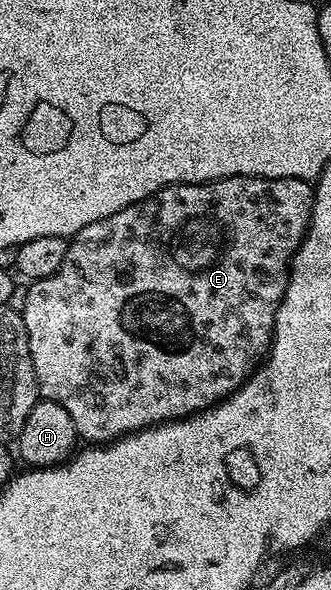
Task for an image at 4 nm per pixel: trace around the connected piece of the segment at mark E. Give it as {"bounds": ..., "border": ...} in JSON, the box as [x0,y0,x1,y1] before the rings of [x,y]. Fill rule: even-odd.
{"bounds":[22,177,314,443],"border":[[[225,177],[219,181],[203,181],[201,185],[170,185],[166,189],[156,191],[148,199],[132,203],[123,209],[117,209],[112,215],[108,215],[104,219],[96,219],[92,223],[83,225],[79,233],[74,234],[72,240],[66,246],[66,258],[60,267],[60,271],[56,271],[56,275],[45,277],[39,281],[33,282],[27,291],[27,303],[22,310],[22,322],[26,328],[28,335],[28,347],[32,355],[32,367],[34,374],[38,380],[39,394],[45,400],[52,403],[60,403],[60,407],[64,407],[64,411],[68,411],[68,415],[74,424],[75,434],[79,438],[82,437],[86,443],[109,443],[117,437],[124,437],[128,433],[135,433],[141,429],[146,429],[149,425],[160,425],[164,421],[177,421],[179,417],[192,417],[202,410],[217,405],[220,401],[225,401],[231,393],[237,391],[243,383],[245,383],[250,374],[254,372],[260,359],[265,358],[270,341],[274,338],[274,324],[276,323],[276,311],[280,307],[280,303],[284,299],[284,291],[286,285],[290,281],[290,263],[294,260],[294,253],[302,246],[302,240],[306,234],[306,229],[310,225],[310,216],[314,210],[314,185],[308,181],[300,179],[272,179],[271,177]]]}

